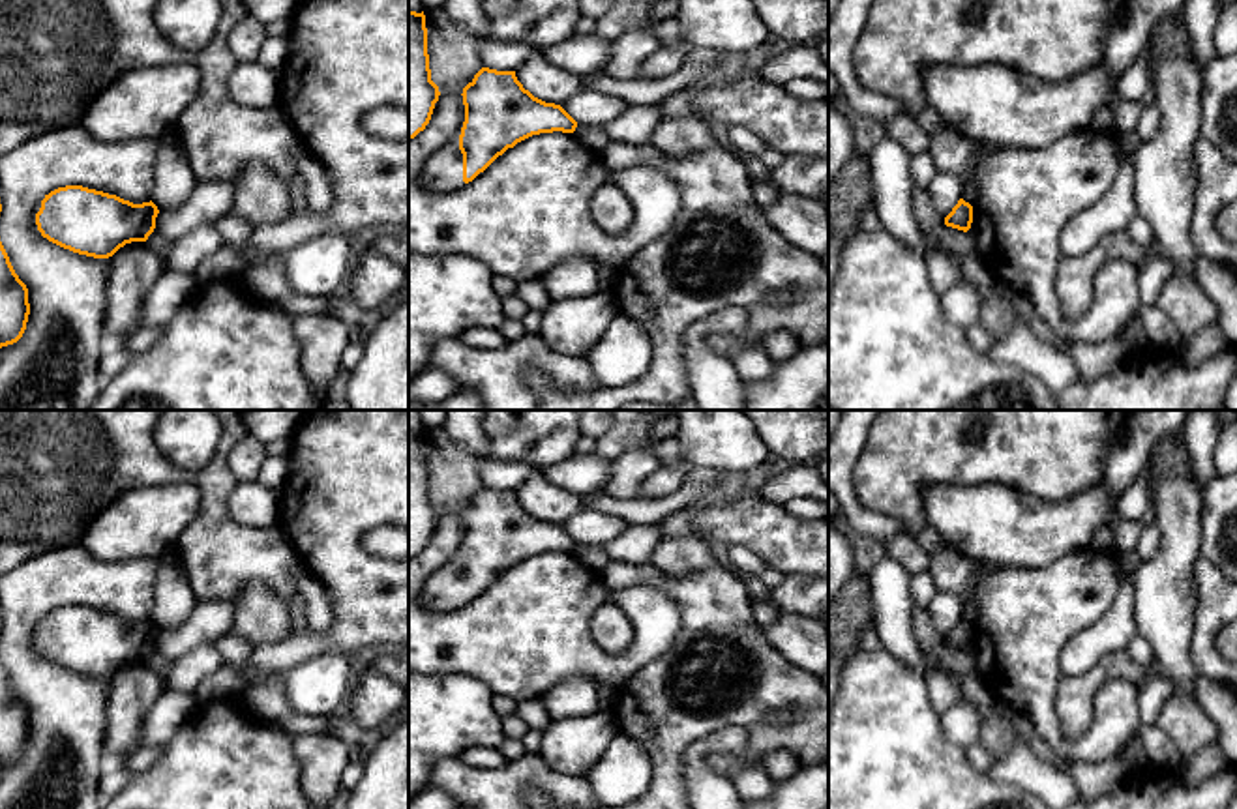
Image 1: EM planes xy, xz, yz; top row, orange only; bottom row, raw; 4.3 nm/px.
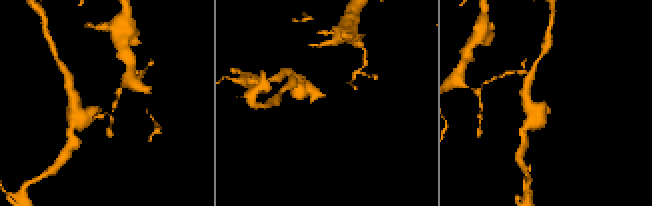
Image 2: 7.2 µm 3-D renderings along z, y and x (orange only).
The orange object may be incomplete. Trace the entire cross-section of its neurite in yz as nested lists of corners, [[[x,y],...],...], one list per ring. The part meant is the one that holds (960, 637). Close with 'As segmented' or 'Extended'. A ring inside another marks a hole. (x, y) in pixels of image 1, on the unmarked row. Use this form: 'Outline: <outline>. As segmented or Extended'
Outline: [[[963,618],[952,627],[952,631],[945,637],[945,644],[967,652],[973,642],[973,625]]]. As segmented

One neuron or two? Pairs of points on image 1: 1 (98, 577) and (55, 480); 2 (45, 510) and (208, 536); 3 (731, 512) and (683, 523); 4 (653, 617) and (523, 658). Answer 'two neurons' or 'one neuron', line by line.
1: two neurons
2: one neuron
3: one neuron
4: one neuron

